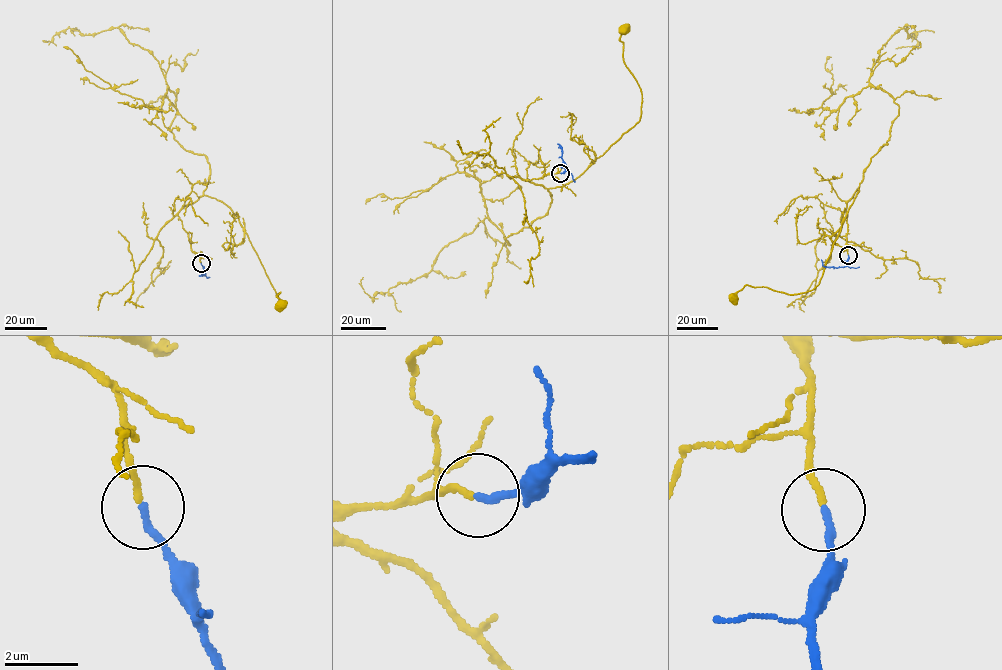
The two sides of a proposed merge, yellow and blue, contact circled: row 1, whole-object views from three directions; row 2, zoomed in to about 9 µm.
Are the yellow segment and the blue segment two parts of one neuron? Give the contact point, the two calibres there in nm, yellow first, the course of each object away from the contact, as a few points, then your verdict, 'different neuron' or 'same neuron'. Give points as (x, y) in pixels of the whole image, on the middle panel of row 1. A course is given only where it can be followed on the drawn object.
place (560, 173); calibres 170 and 200 nm; course yellow (560, 173), (524, 180), (545, 188), (565, 186), (639, 120), (641, 92), (624, 61), (620, 39), (624, 29); course blue (560, 173), (567, 168), (561, 158), (562, 146), (557, 143); same neuron

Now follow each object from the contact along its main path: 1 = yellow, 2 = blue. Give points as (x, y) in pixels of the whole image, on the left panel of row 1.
1: (201, 263), (178, 213), (208, 195), (236, 215), (284, 306), (276, 295), (280, 292), (277, 296), (281, 305)
2: (201, 263), (204, 275), (202, 275), (205, 274), (203, 266)

